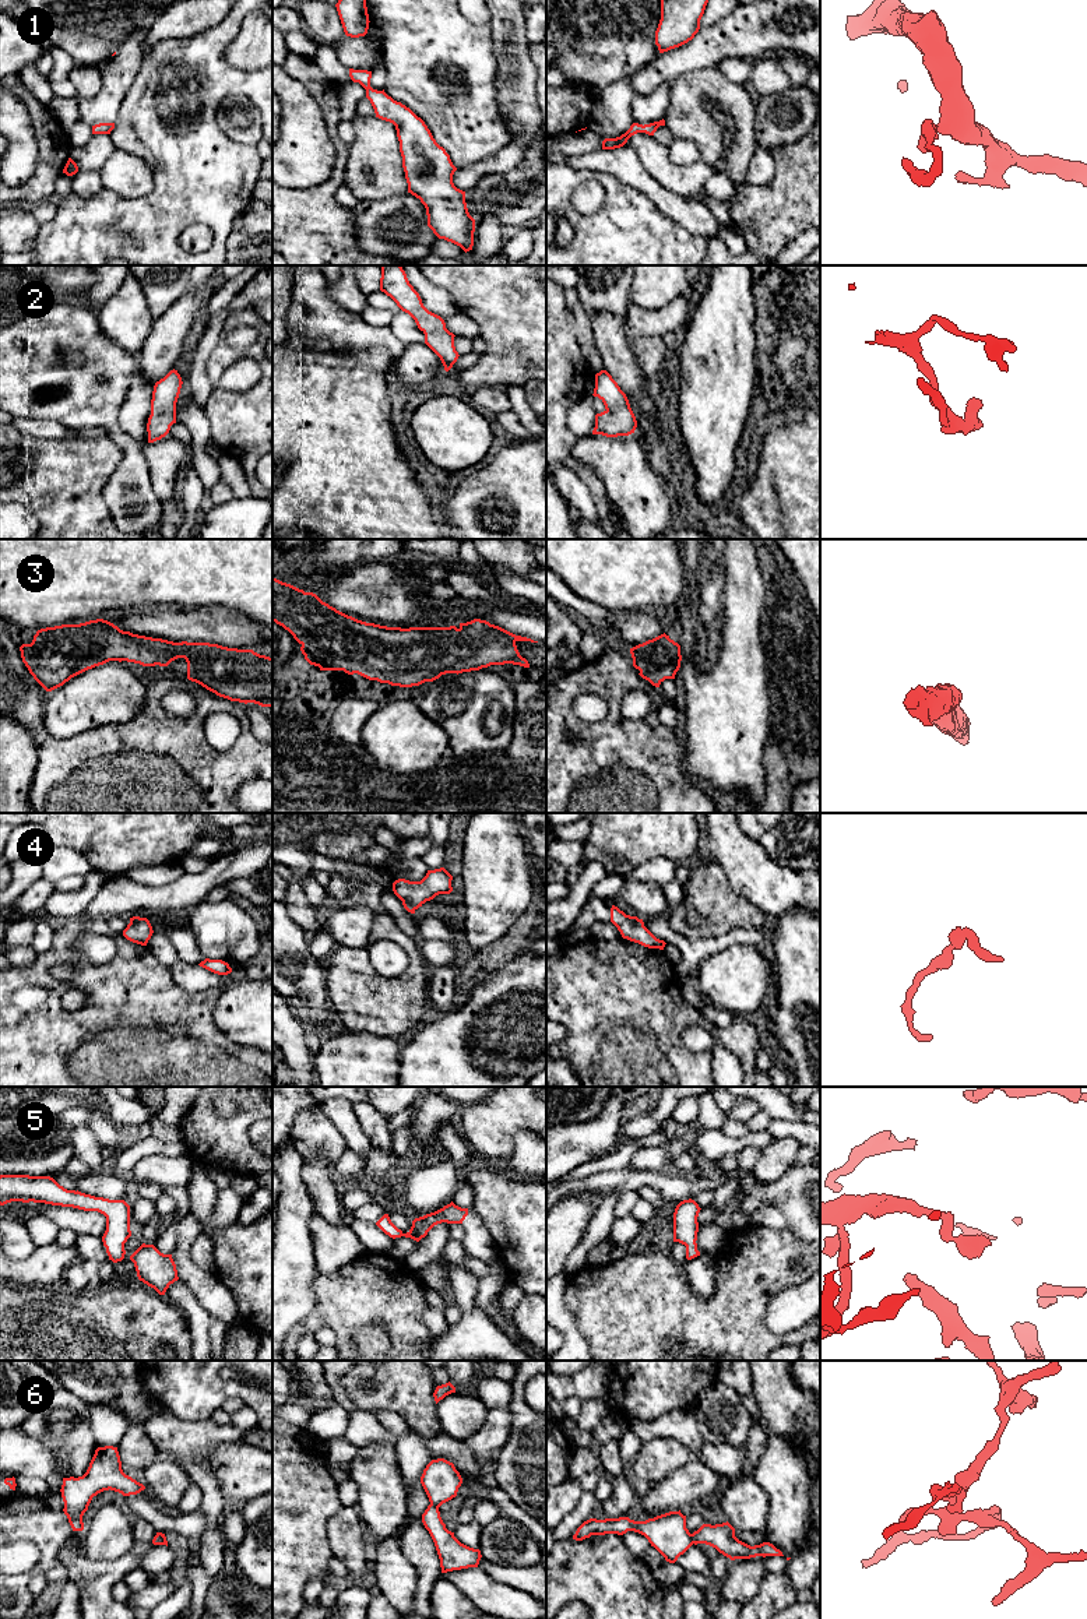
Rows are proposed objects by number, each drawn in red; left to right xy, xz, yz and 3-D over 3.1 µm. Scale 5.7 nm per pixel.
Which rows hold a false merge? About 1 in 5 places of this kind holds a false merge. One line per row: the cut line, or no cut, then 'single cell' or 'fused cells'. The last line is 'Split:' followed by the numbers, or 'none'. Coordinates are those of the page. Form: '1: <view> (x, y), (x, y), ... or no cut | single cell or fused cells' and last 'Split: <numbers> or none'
1: no cut | single cell
2: no cut | single cell
3: no cut | single cell
4: no cut | single cell
5: no cut | single cell
6: yz (690, 1534), (693, 1542) | fused cells
Split: 6

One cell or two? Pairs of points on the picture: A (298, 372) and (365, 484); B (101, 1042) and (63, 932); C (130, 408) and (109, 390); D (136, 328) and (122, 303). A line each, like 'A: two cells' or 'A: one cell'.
A: one cell
B: one cell
C: two cells
D: one cell

